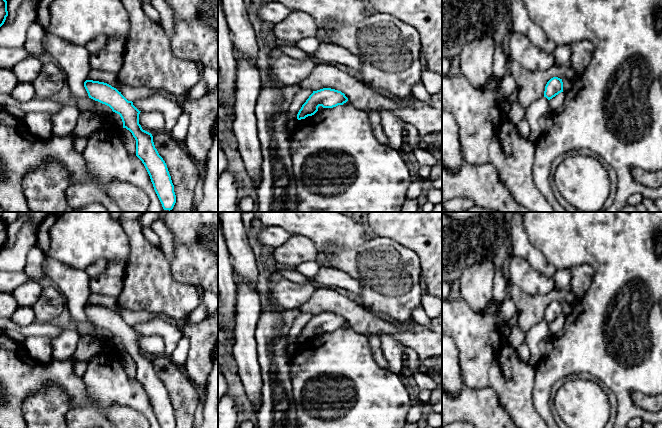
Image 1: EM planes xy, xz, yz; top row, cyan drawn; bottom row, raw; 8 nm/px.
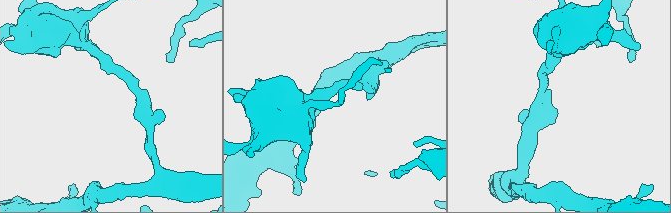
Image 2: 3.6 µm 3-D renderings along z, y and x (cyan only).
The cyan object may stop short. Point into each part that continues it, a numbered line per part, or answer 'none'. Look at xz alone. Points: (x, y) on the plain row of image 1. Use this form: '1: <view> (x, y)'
none

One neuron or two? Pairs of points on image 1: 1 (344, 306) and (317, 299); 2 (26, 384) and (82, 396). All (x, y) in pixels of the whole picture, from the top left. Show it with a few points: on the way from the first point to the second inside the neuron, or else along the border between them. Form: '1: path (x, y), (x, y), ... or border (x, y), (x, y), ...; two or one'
1: path (337, 303), (324, 300); one
2: path (40, 377), (63, 377), (68, 382); one

